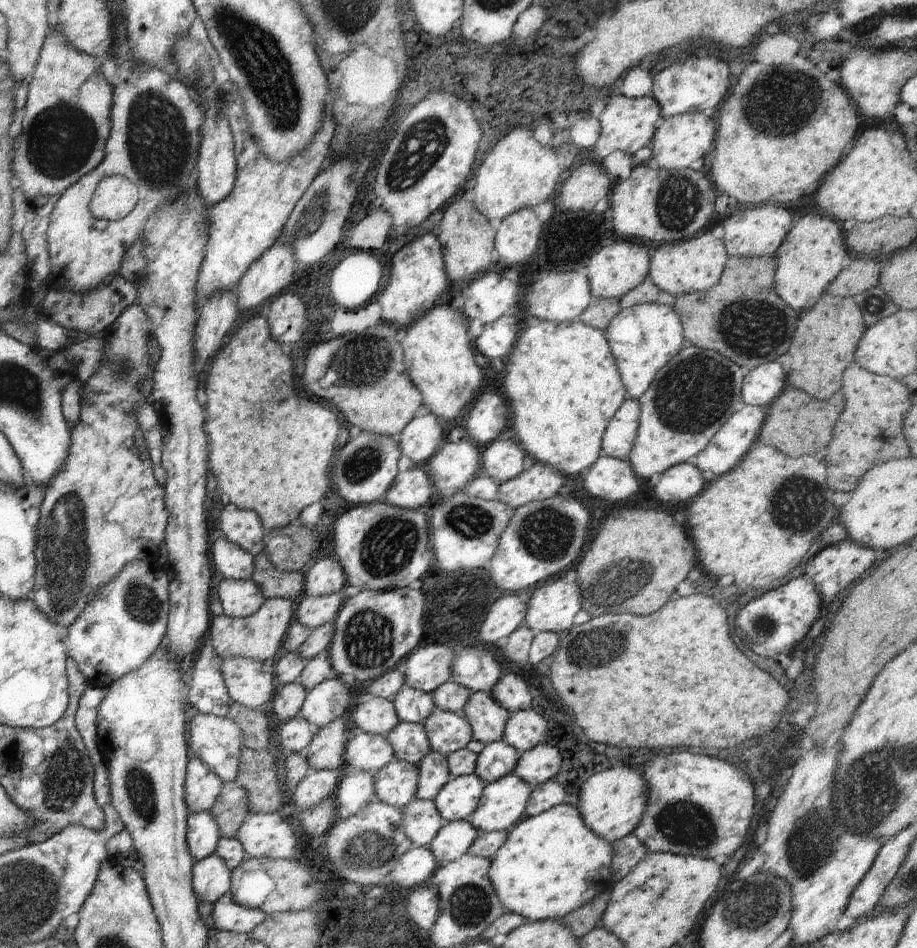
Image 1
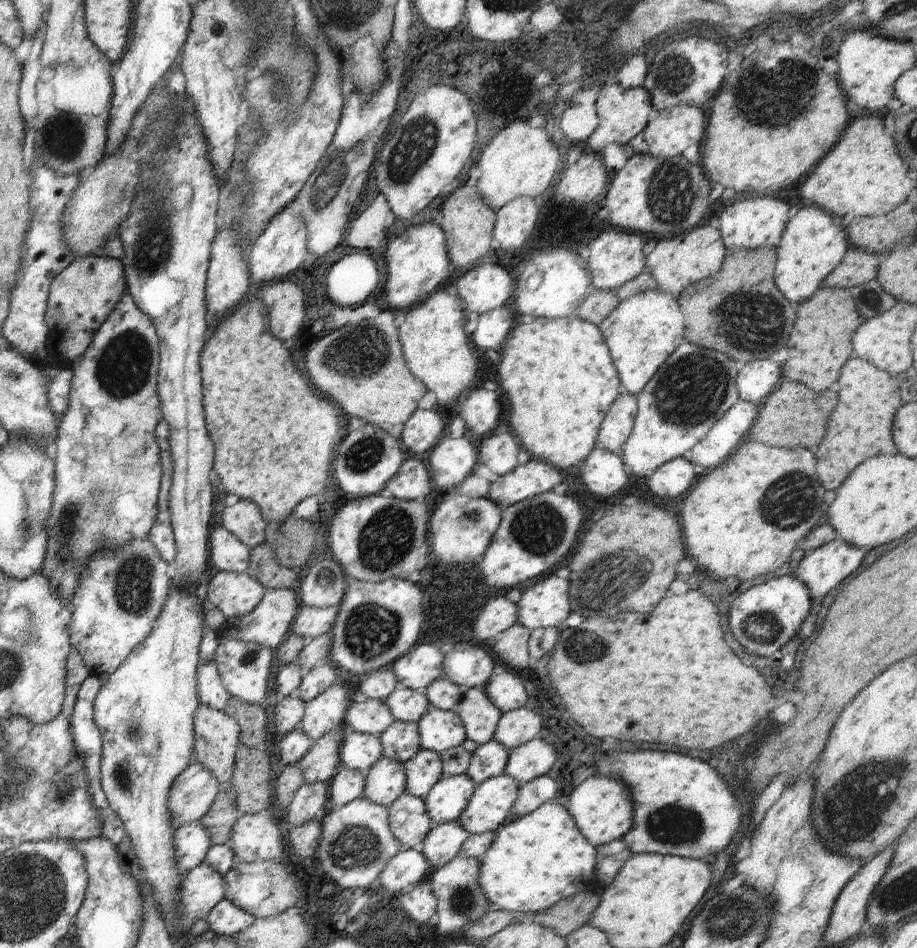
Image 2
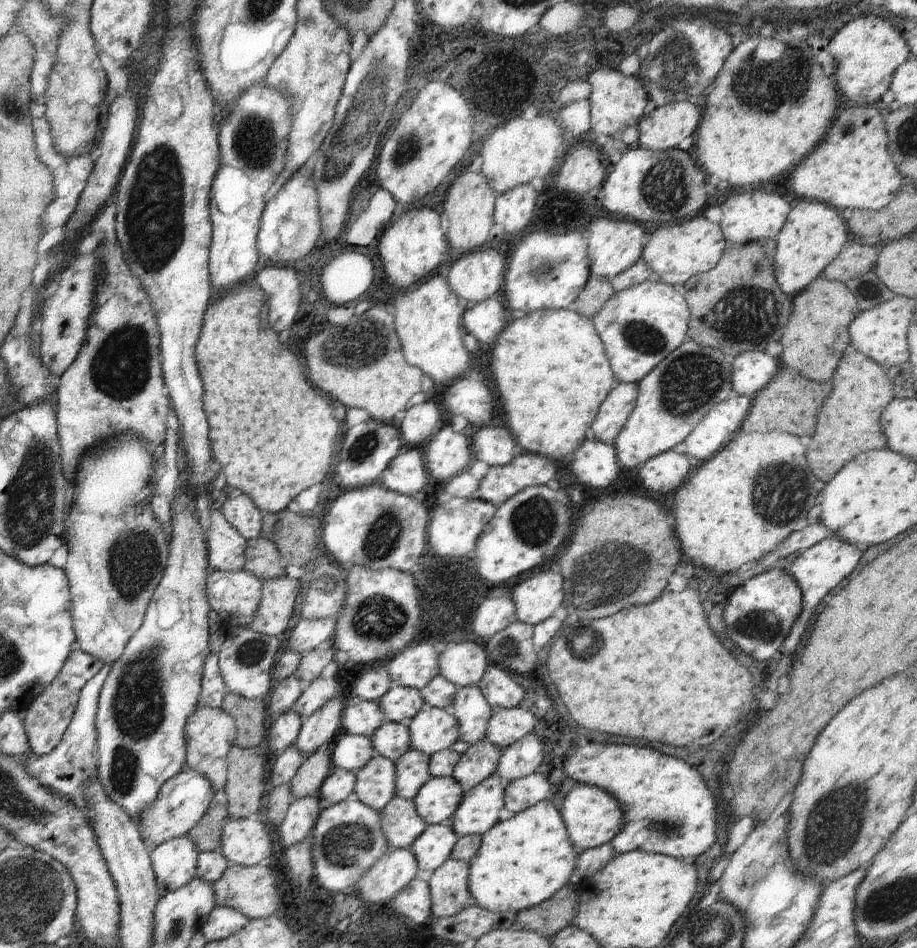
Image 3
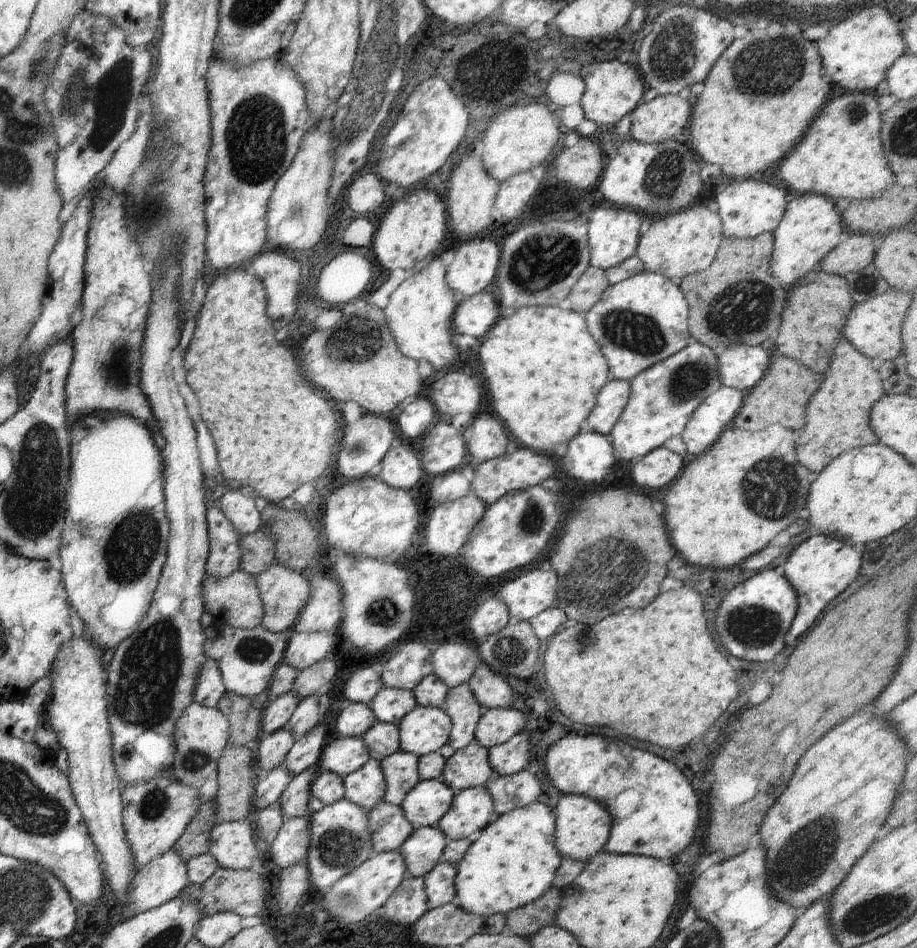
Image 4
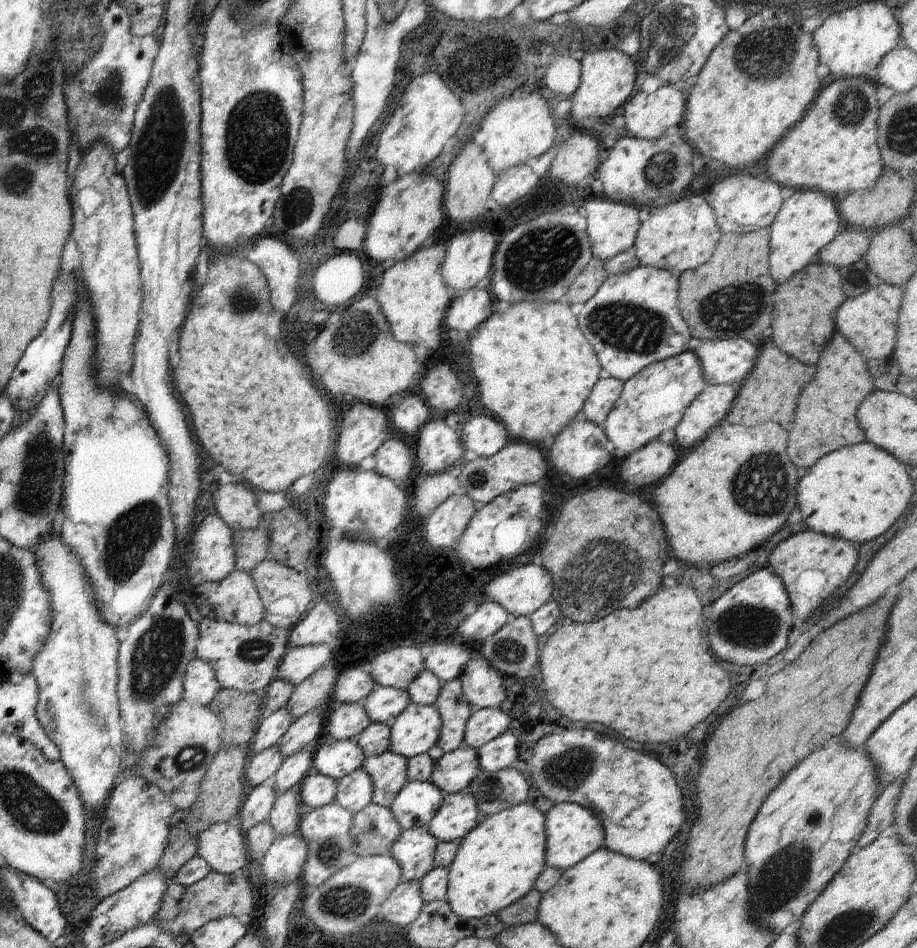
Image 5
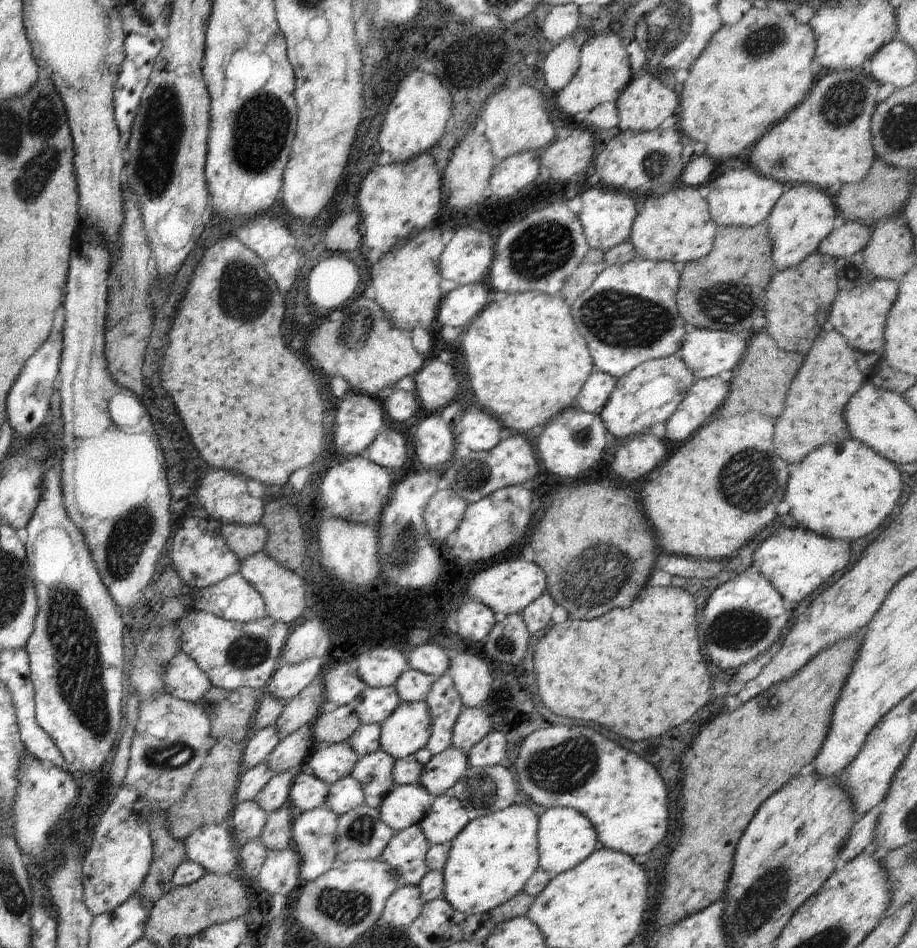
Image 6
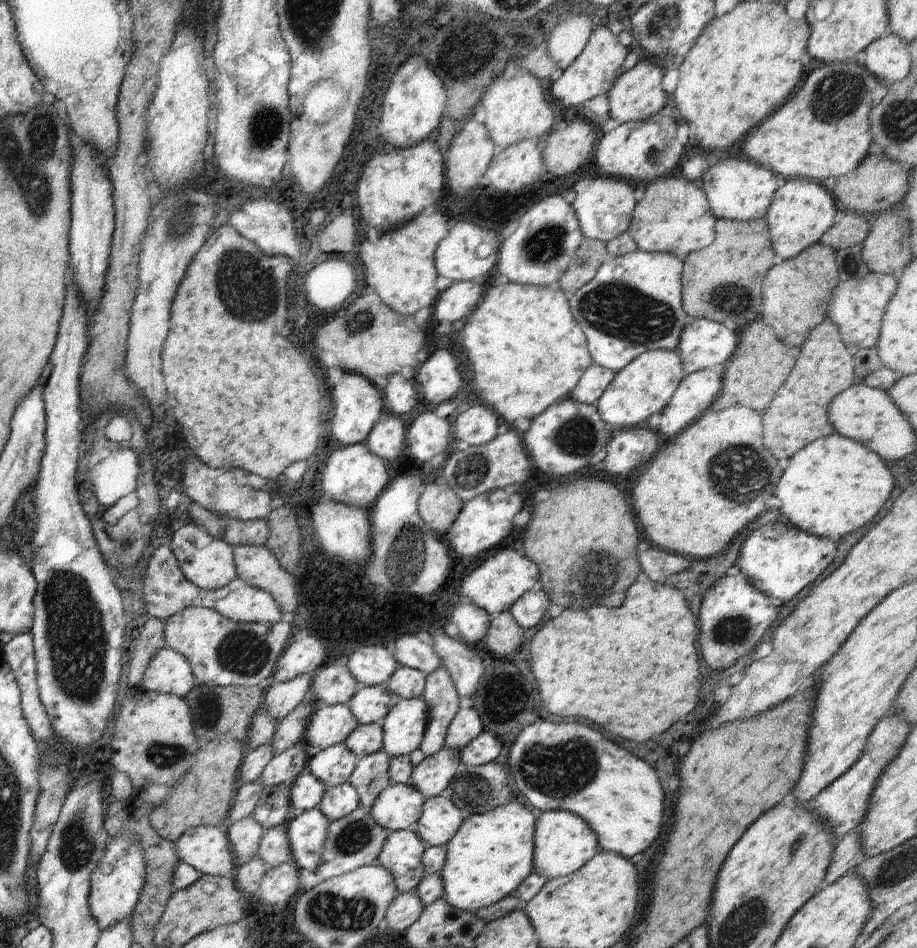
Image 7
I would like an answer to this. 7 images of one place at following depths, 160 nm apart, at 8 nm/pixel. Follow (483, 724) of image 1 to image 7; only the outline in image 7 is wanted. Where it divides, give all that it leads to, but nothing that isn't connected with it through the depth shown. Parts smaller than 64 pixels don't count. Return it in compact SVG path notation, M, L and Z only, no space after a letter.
M443 667L426 674L422 700L428 713L426 732L419 749L428 757L444 749L448 727L459 712L458 692Z

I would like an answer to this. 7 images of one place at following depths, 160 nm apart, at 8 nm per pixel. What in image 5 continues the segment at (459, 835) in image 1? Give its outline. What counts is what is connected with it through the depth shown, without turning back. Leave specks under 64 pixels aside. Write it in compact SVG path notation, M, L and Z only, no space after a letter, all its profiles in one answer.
M428 827L407 829L391 849L394 860L402 870L401 882L420 881L434 869L434 854L440 840L430 834Z

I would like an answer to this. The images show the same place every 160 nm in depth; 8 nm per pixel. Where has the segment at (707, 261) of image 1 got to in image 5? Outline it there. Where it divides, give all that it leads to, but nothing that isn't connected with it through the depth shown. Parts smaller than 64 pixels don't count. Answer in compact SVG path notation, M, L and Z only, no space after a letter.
M692 195L652 207L650 217L641 222L633 244L639 264L664 269L678 276L710 260L723 232L708 200L701 195Z

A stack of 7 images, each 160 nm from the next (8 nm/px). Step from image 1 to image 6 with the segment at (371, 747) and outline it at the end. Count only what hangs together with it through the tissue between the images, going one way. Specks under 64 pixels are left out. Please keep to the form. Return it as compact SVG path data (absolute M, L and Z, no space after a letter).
M345 741L312 752L306 760L305 767L309 774L331 786L338 780L348 777L359 758L350 744Z

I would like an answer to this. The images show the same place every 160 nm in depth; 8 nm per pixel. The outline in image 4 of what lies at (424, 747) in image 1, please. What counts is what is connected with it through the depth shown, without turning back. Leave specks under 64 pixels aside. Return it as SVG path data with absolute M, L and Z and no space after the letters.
M377 723L361 737L368 748L369 757L382 761L400 751L399 729L394 724Z

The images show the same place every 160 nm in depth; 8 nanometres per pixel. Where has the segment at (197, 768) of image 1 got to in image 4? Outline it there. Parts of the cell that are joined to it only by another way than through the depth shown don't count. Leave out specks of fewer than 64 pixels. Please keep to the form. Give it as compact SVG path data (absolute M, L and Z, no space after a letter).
M160 776L150 782L128 784L122 789L121 796L124 806L122 810L124 830L136 860L134 870L137 872L150 860L174 847L201 806L197 790L192 785L182 784L174 777Z

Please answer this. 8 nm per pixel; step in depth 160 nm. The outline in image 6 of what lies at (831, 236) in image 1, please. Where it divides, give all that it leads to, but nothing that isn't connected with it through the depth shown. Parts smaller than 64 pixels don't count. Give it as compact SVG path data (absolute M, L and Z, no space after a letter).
M811 184L792 185L778 197L766 220L772 243L772 258L778 270L798 266L809 254L816 252L820 242L832 231L838 215L834 197L827 190Z

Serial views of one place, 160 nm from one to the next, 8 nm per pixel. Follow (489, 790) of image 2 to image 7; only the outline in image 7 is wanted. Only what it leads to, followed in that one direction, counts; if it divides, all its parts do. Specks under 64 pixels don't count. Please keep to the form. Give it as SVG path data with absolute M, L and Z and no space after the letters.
M431 797L425 800L420 820L409 831L418 834L429 847L444 847L463 819L460 809L449 798Z

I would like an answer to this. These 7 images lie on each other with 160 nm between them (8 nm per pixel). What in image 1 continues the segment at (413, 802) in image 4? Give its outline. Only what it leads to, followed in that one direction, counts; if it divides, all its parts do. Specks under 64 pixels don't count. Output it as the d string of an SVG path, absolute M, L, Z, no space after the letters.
M474 773L450 779L433 800L444 822L468 819L485 786Z

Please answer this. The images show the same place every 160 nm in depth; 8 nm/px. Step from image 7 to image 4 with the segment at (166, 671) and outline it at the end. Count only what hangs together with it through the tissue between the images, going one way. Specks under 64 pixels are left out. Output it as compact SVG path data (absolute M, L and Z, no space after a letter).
M213 659L206 660L198 670L193 703L217 708L218 702L226 692L218 662Z

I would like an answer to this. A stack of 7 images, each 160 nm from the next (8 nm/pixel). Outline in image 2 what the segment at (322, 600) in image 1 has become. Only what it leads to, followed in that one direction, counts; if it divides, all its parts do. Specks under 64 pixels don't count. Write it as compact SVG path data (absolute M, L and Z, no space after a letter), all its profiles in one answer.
M300 604L297 615L290 625L290 633L307 641L330 633L338 611L339 607L319 609Z

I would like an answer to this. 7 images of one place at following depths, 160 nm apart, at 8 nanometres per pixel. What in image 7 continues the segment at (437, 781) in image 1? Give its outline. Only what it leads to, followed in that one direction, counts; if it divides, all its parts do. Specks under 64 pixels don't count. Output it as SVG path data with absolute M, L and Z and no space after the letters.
M385 751L359 758L348 783L357 791L360 804L372 807L378 796L390 786L389 766L391 757Z

